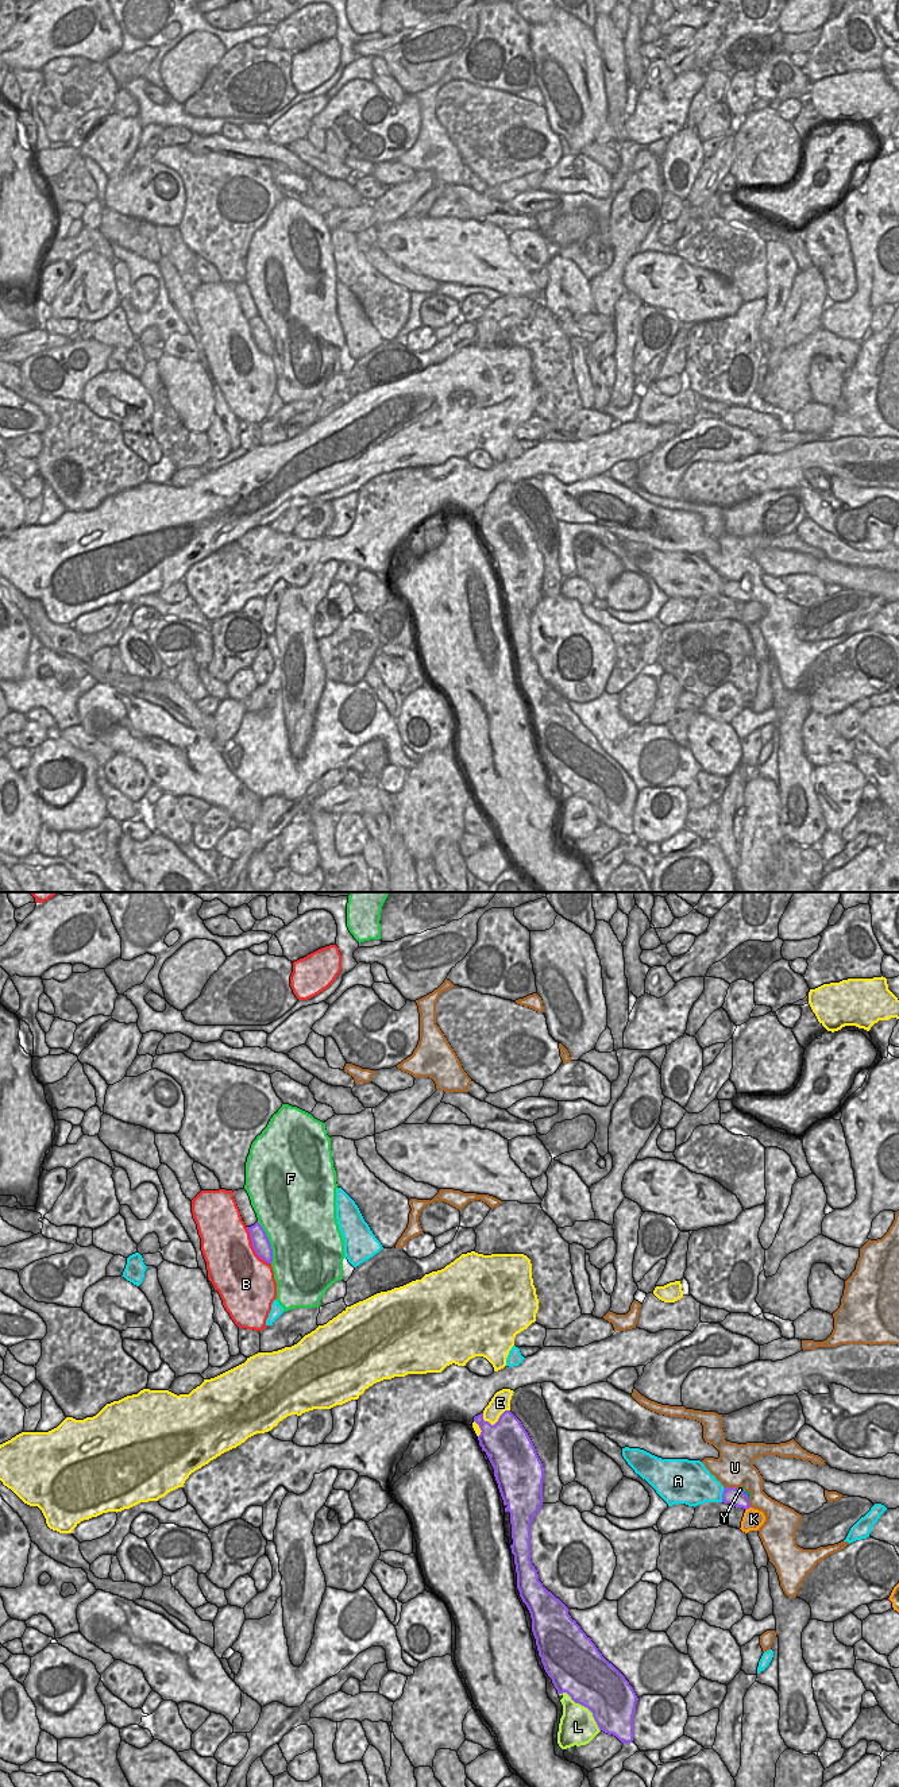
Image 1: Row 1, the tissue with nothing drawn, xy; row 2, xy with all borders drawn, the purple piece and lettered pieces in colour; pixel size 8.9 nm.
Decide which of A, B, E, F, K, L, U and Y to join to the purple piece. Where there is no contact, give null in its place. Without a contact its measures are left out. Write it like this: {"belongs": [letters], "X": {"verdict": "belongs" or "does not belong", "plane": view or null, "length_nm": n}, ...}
{"belongs": ["Y"], "A": {"verdict": "does not belong", "plane": "xy", "length_nm": 130}, "B": {"verdict": "does not belong", "plane": "xy", "length_nm": 400}, "E": {"verdict": "does not belong", "plane": "xy", "length_nm": 260}, "F": {"verdict": "does not belong", "plane": "xy", "length_nm": 400}, "K": {"verdict": "does not belong", "plane": "xy", "length_nm": 60}, "L": {"verdict": "does not belong", "plane": "xy", "length_nm": 500}, "U": {"verdict": "does not belong", "plane": "xy", "length_nm": 130}, "Y": {"verdict": "belongs", "plane": "xy", "length_nm": 160}}

